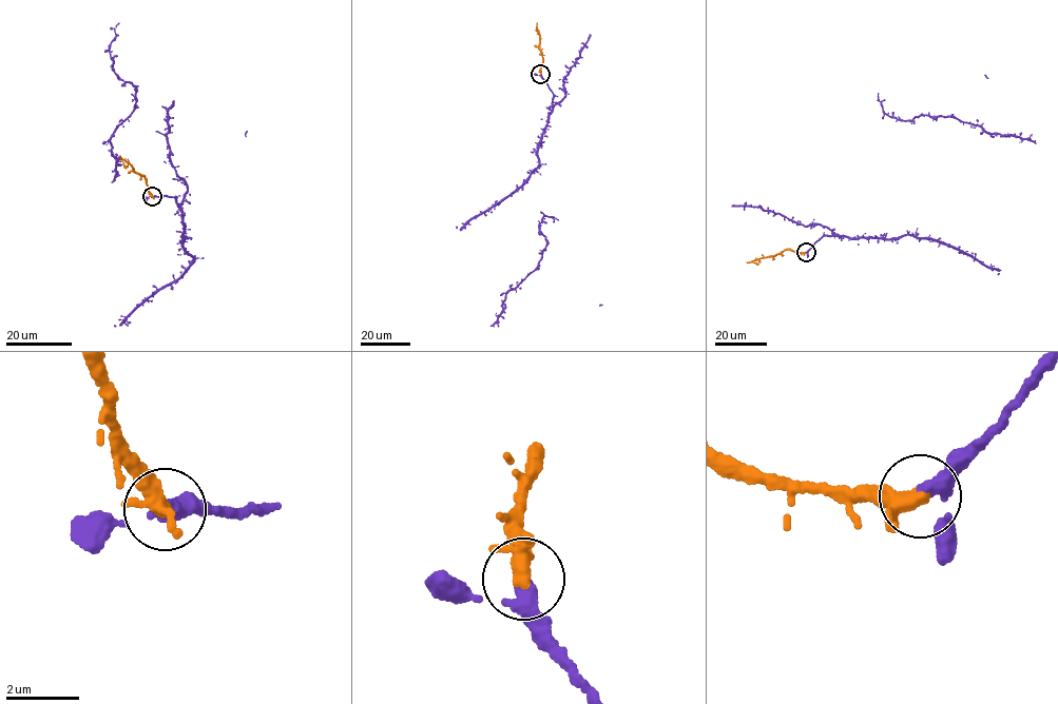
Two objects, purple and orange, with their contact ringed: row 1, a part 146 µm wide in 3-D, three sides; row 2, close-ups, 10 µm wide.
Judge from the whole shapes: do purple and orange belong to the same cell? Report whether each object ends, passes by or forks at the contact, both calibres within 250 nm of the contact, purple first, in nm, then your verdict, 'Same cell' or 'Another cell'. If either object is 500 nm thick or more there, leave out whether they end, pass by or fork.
At the ring purple ends. At the ring orange forks. Thickness 440 nm (purple) against 280 nm. Same cell

